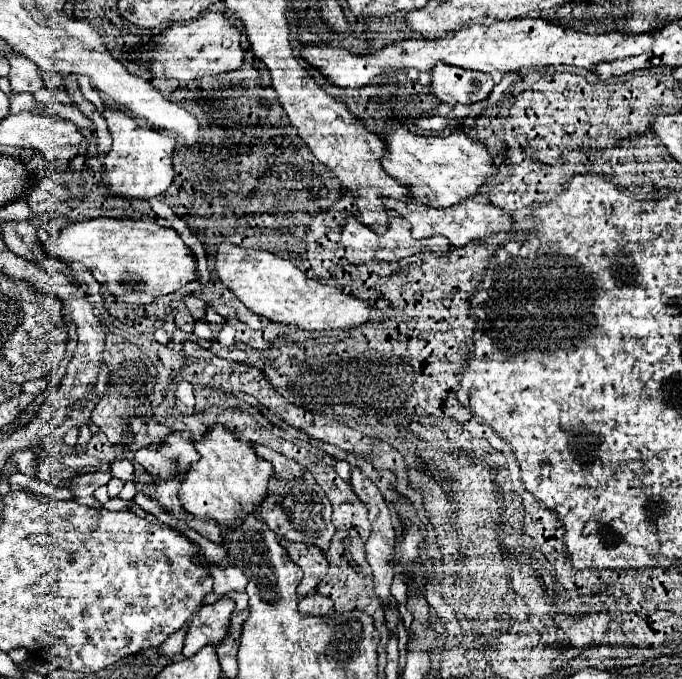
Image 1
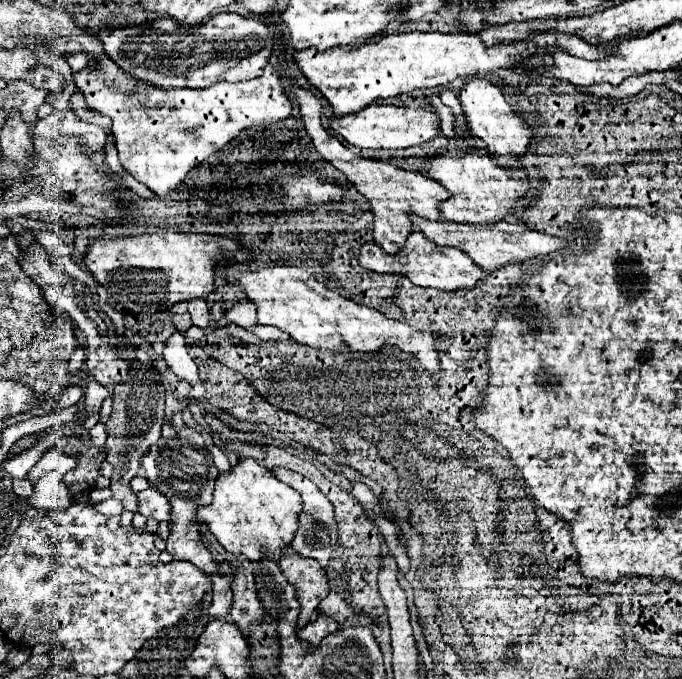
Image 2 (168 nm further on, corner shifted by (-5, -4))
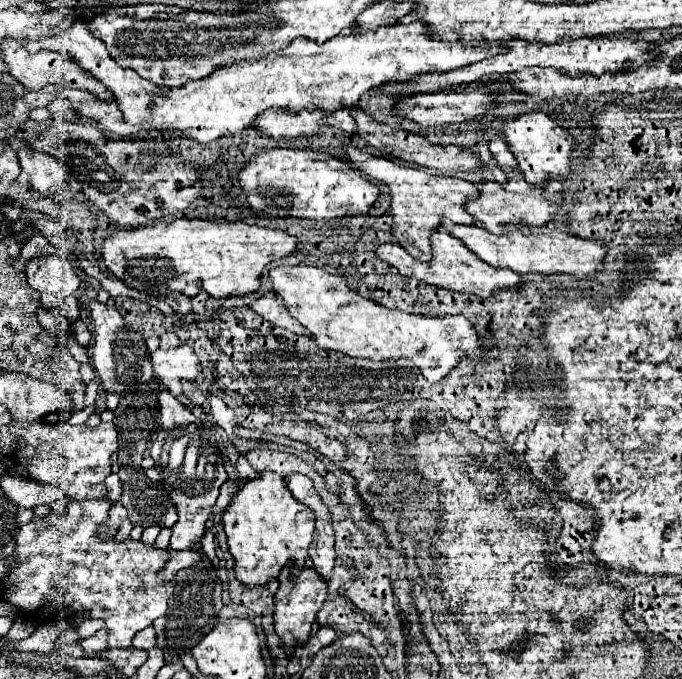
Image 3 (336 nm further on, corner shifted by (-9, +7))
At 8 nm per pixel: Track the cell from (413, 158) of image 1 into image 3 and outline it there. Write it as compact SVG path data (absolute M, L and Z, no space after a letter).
M512 171L506 183L496 181L482 181L476 183L480 195L476 199L468 199L464 209L490 233L500 233L500 225L510 223L524 223L524 225L544 225L554 221L558 213L558 205L562 203L562 187L558 181L550 181L544 189L536 189L534 185L526 183L520 171Z

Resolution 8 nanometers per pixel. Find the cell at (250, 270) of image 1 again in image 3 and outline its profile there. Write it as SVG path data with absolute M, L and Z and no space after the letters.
M294 265L272 267L268 271L274 295L286 303L286 311L304 325L322 349L342 351L350 357L366 357L386 361L396 357L410 357L430 383L444 379L462 355L468 357L498 357L498 351L480 355L480 339L466 317L426 317L410 315L396 309L386 309L356 291L348 289L344 277L330 275L318 267Z

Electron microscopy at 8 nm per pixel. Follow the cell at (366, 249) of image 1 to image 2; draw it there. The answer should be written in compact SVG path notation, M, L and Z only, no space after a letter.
M412 232L406 240L406 246L396 256L386 254L382 248L378 248L378 244L364 244L360 250L360 266L378 274L400 274L412 280L412 284L416 286L436 288L442 292L474 288L484 278L482 268L478 268L462 250L450 246L436 246L434 242L426 240L422 232Z

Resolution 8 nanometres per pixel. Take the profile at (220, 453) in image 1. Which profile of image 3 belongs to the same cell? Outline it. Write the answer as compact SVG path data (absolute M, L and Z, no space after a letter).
M262 471L256 479L248 479L222 513L228 547L236 559L236 579L244 585L264 585L276 579L290 561L302 567L308 557L314 521L314 513L290 493L286 481L274 471Z

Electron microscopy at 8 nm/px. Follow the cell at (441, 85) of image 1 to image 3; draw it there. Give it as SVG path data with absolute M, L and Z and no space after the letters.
M530 111L516 117L506 117L502 123L504 123L502 135L506 137L506 143L514 153L524 179L530 185L542 187L546 179L560 179L572 171L570 149L574 147L574 139L568 133L568 129L558 127L546 113Z

